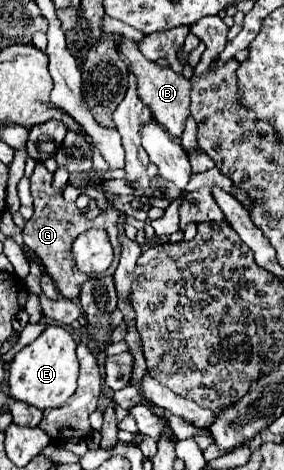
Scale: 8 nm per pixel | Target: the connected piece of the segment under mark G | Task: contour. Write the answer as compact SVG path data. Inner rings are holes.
M37 163L35 165L35 171L31 175L31 197L33 197L33 203L35 203L35 213L33 217L25 223L25 229L23 229L23 241L25 241L25 247L29 247L29 251L41 261L41 265L45 267L45 271L53 277L61 297L65 299L71 299L71 301L77 301L79 297L79 291L81 291L81 285L91 279L89 275L81 273L77 267L73 267L73 257L71 257L71 245L75 241L75 237L91 227L95 229L105 229L107 235L109 235L109 241L113 243L114 249L114 263L111 268L106 272L106 276L113 275L117 265L119 263L119 257L121 255L121 247L119 245L117 237L117 211L115 209L107 209L105 213L101 213L99 217L95 219L87 219L77 207L75 203L67 203L59 191L55 191L51 187L51 171L47 171L47 167L43 163Z

